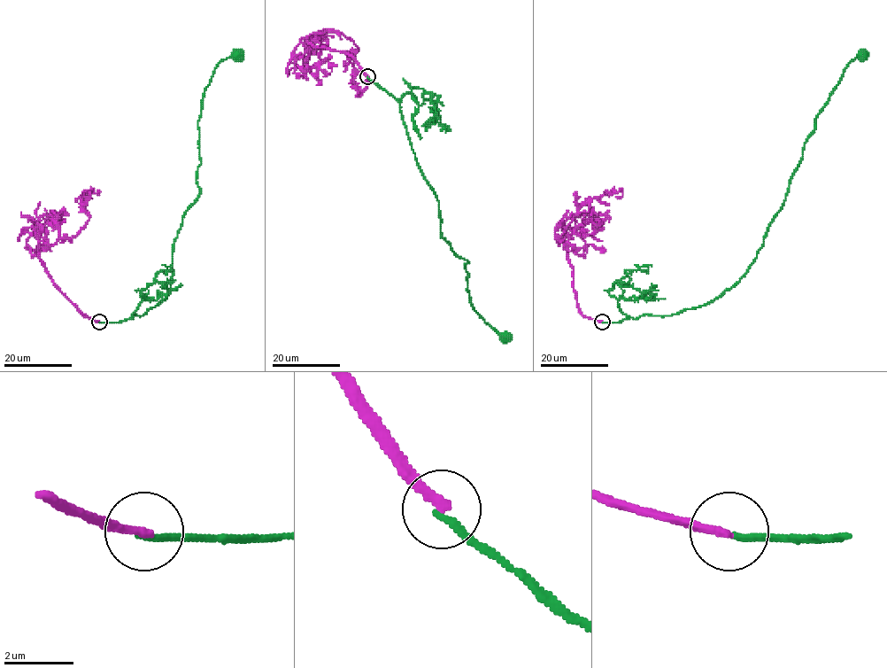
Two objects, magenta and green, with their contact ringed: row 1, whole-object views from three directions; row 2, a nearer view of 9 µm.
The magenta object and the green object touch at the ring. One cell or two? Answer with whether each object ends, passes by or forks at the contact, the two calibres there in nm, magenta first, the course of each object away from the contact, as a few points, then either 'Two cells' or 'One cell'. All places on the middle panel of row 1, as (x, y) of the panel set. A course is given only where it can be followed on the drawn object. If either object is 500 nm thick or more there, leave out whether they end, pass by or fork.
At the ring magenta ends. At the ring green ends. Thickness 280 nm (magenta) against 190 nm. Course of magenta: (367, 77), (350, 55), (315, 47), (306, 38), (338, 31), (353, 42), (352, 79), (361, 95), (357, 90). Course of green: (367, 77), (400, 104), (416, 162), (435, 195), (441, 236), (468, 261), (472, 306), (505, 336). Two cells

